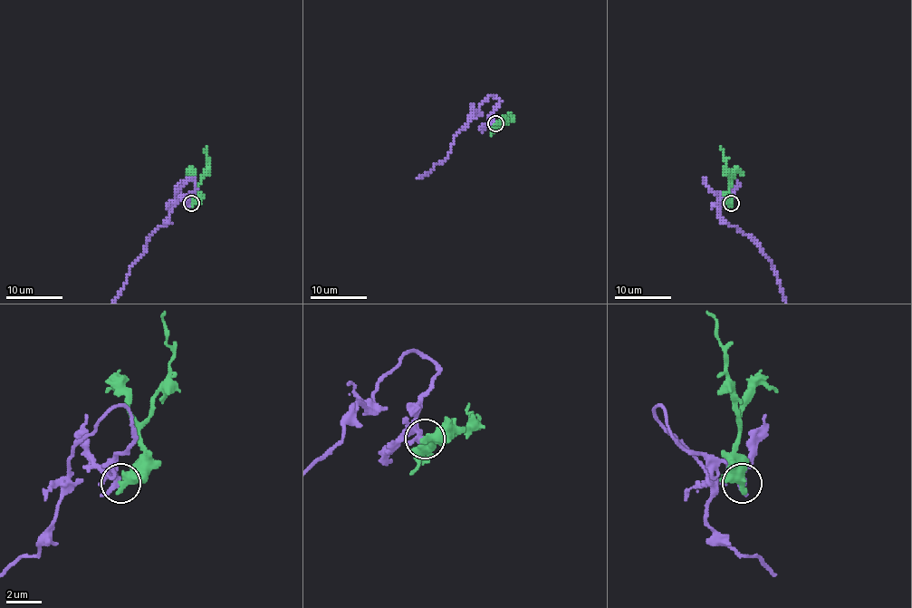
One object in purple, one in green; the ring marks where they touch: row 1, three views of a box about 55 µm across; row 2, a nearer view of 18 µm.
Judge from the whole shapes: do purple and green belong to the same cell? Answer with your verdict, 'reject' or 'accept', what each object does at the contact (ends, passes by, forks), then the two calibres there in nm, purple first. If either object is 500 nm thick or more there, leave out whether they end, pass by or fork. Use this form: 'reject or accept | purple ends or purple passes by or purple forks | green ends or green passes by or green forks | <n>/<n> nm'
reject | 400/500 nm

